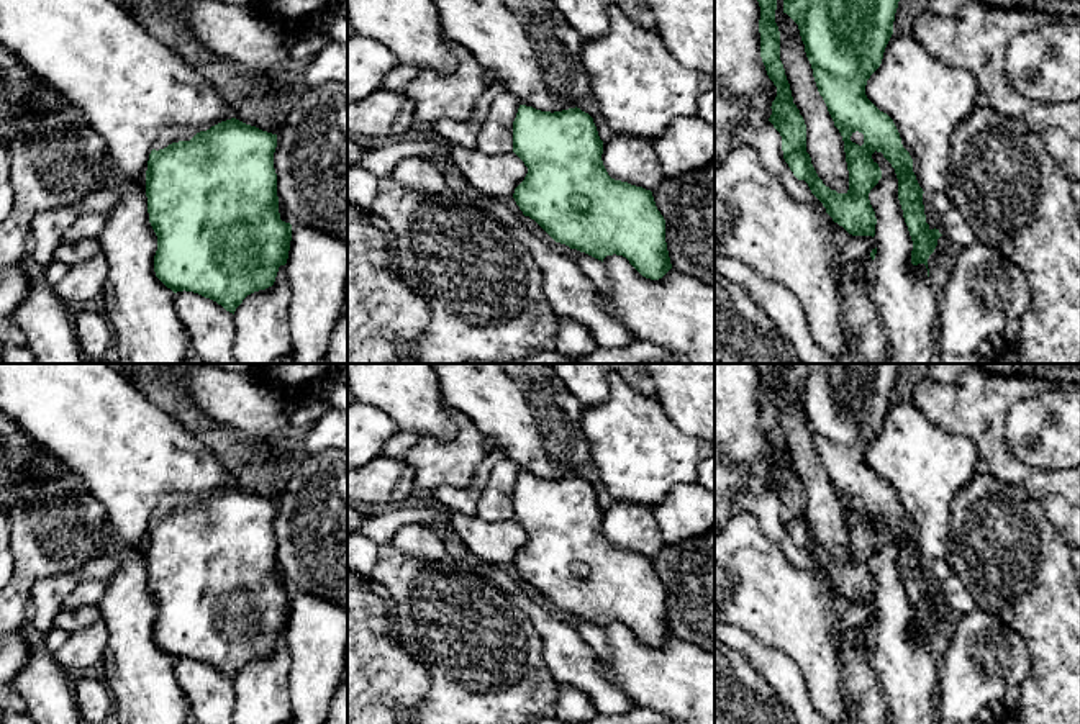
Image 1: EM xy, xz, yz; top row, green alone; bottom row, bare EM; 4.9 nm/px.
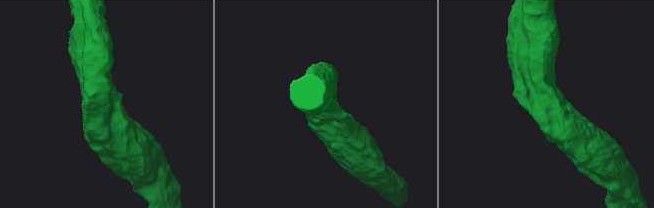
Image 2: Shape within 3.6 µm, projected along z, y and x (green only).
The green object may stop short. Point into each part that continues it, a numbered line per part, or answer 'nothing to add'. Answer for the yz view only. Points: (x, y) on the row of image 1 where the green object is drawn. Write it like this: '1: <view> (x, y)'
nothing to add

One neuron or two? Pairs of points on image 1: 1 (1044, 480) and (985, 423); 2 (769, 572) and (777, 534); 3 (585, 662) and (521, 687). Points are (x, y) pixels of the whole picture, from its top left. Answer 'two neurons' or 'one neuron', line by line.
1: one neuron
2: two neurons
3: two neurons

